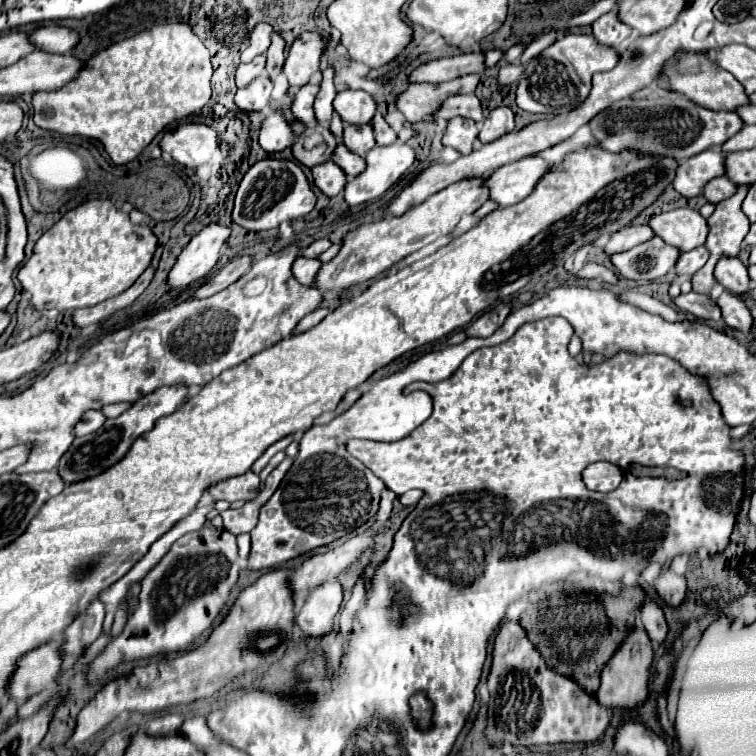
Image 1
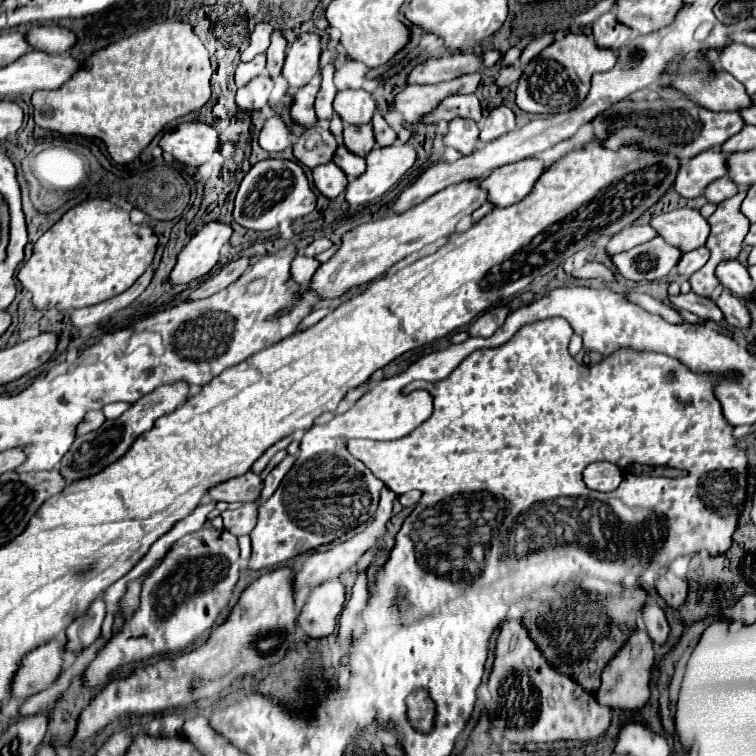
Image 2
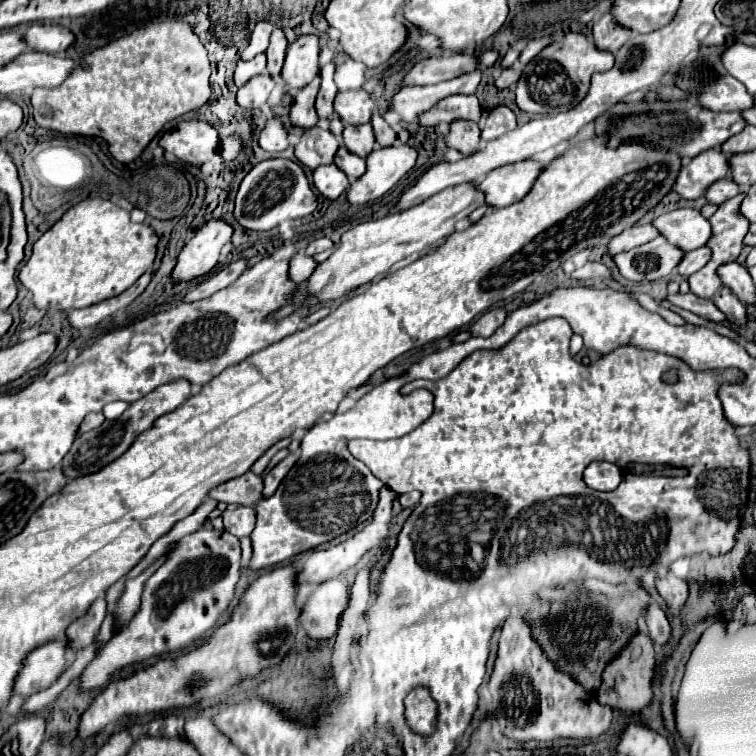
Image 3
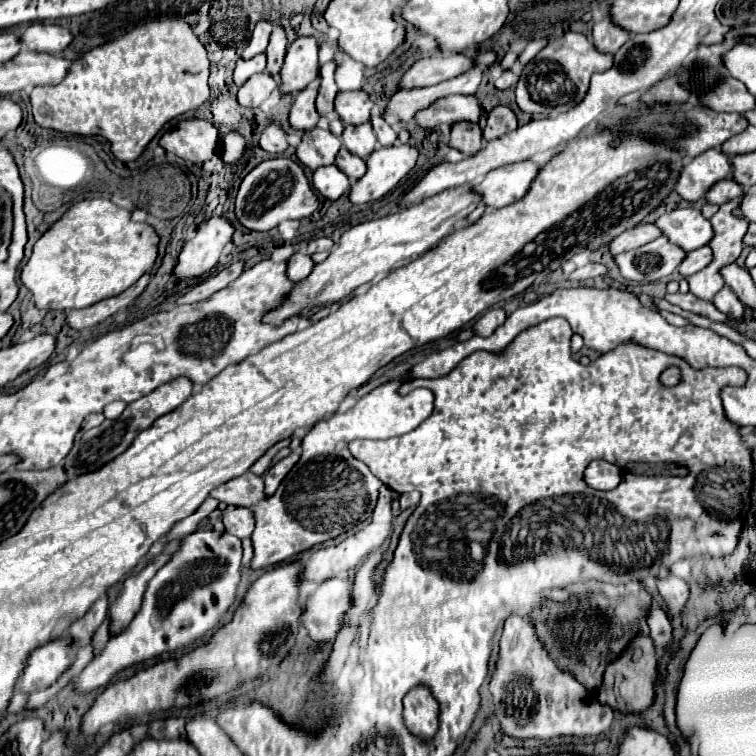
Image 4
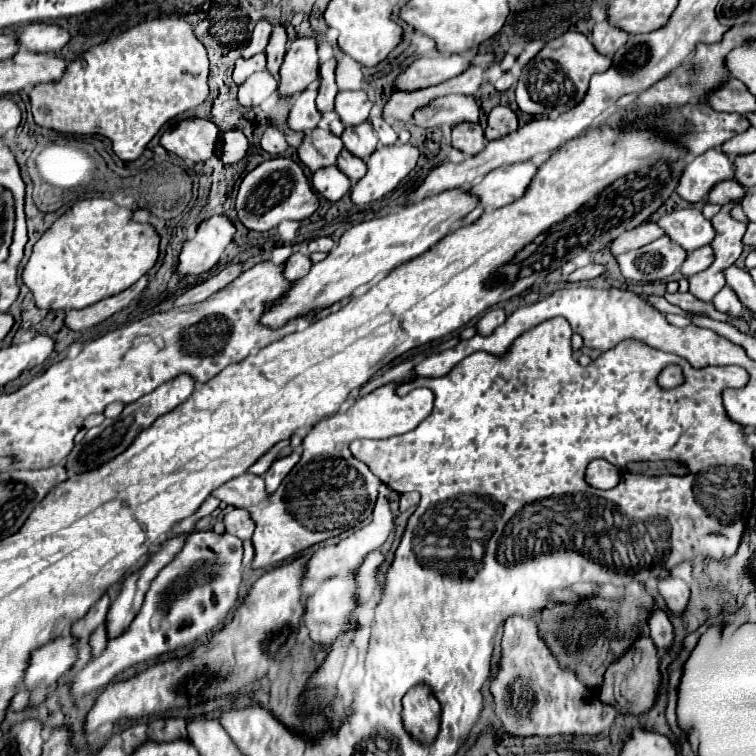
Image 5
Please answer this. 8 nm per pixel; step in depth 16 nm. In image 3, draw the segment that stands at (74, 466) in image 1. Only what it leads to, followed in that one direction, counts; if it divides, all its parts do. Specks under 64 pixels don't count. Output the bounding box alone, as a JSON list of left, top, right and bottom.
[60,380,190,480]

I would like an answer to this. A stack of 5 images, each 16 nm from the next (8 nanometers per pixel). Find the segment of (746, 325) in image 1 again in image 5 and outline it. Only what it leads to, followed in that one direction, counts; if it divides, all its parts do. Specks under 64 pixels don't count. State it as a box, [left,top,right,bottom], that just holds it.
[712,286,744,318]

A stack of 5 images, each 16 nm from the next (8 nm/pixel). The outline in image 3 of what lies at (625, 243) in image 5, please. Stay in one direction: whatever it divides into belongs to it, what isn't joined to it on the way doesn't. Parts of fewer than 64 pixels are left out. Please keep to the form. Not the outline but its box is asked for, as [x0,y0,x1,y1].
[608,224,658,256]

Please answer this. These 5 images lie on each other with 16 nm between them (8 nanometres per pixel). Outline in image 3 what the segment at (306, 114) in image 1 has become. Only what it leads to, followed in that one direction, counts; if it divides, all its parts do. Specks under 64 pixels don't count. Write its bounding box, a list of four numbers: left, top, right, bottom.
[290,84,318,130]

